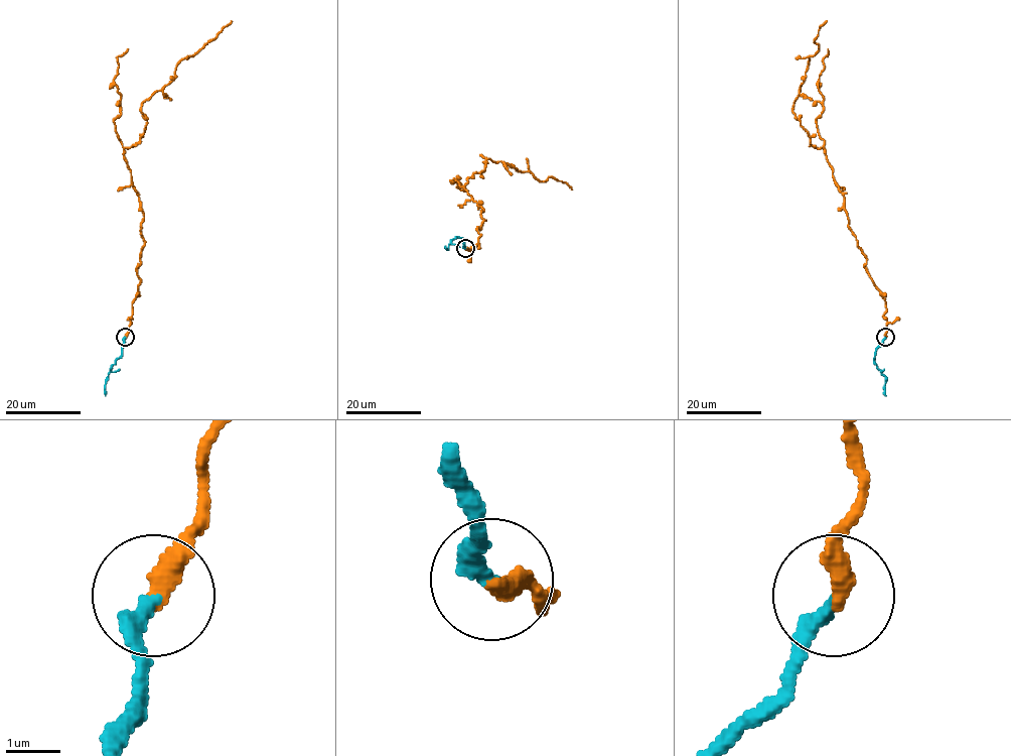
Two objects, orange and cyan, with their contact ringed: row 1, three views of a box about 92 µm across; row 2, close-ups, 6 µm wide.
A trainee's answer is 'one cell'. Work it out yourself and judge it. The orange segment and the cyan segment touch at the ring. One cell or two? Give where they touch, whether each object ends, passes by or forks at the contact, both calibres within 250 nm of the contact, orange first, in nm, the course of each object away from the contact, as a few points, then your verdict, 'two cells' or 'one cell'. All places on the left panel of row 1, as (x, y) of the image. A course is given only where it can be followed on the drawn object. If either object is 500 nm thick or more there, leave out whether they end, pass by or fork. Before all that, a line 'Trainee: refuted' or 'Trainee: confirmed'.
Trainee: confirmed
place (125, 337); orange ends; cyan ends; calibres 440 and 320 nm; course orange (125, 337), (140, 284), (144, 213), (123, 152), (147, 124), (141, 106), (171, 80), (179, 61), (231, 20); course cyan (125, 337), (121, 355), (107, 377), (105, 395); one cell

